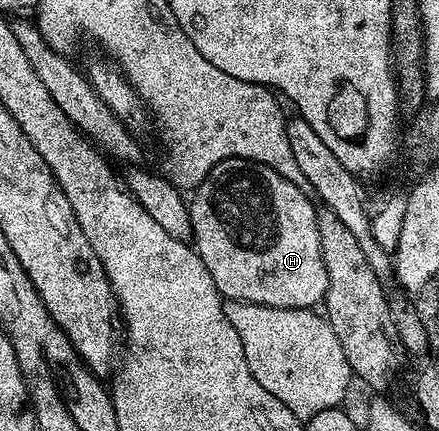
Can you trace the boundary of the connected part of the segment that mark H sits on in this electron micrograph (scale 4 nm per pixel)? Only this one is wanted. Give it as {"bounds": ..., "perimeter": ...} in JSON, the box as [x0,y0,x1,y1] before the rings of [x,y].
{"bounds":[188,159,328,309],"perimeter":[[[251,159],[218,161],[218,165],[214,165],[214,169],[210,169],[206,178],[191,192],[188,203],[191,242],[221,296],[228,301],[237,299],[278,309],[312,309],[323,304],[328,291],[328,273],[318,237],[317,214],[317,204],[304,195],[302,189],[274,173],[274,169]]]}

